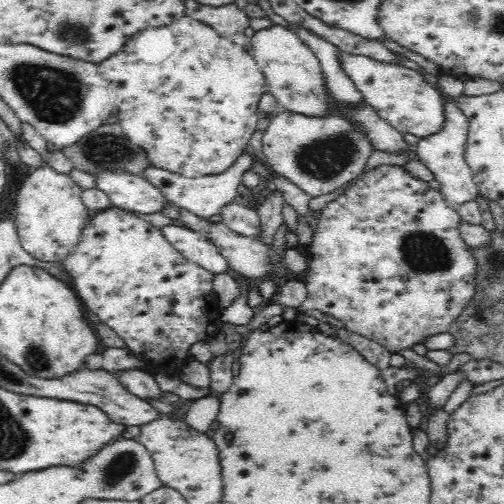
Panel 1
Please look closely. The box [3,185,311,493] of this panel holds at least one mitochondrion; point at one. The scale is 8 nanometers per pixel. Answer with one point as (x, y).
(122, 465)

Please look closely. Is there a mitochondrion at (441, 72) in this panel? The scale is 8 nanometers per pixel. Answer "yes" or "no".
no

